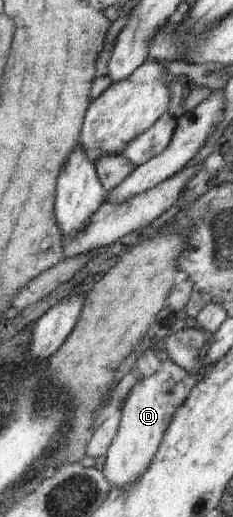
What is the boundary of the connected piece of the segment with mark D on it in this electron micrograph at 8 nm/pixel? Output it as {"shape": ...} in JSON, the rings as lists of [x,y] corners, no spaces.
{"shape":[[[171,360],[162,362],[151,378],[137,375],[137,381],[121,405],[117,433],[105,454],[101,473],[110,487],[125,488],[139,481],[157,453],[173,414],[185,403],[199,376],[189,375]]]}

